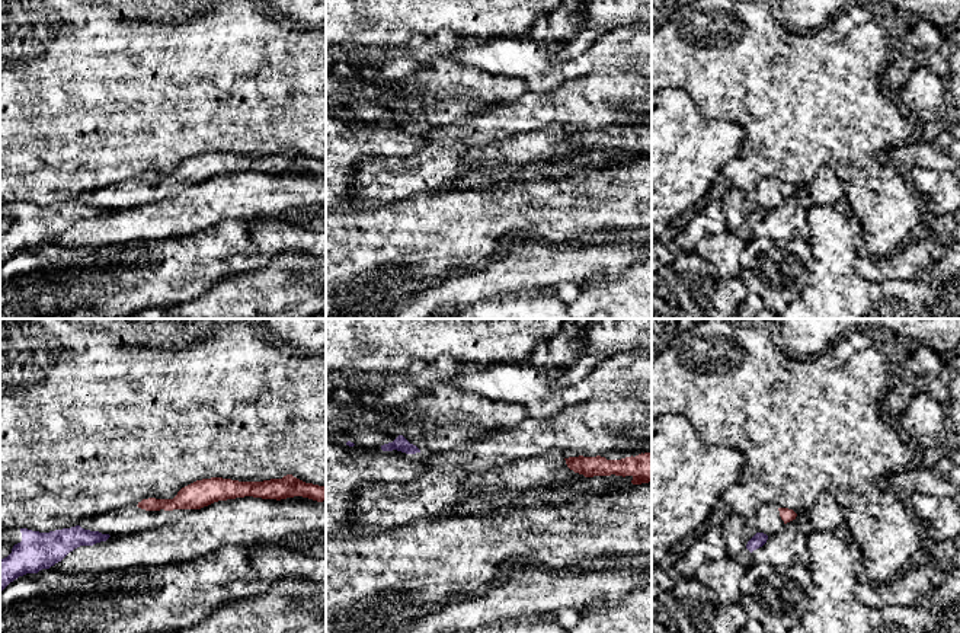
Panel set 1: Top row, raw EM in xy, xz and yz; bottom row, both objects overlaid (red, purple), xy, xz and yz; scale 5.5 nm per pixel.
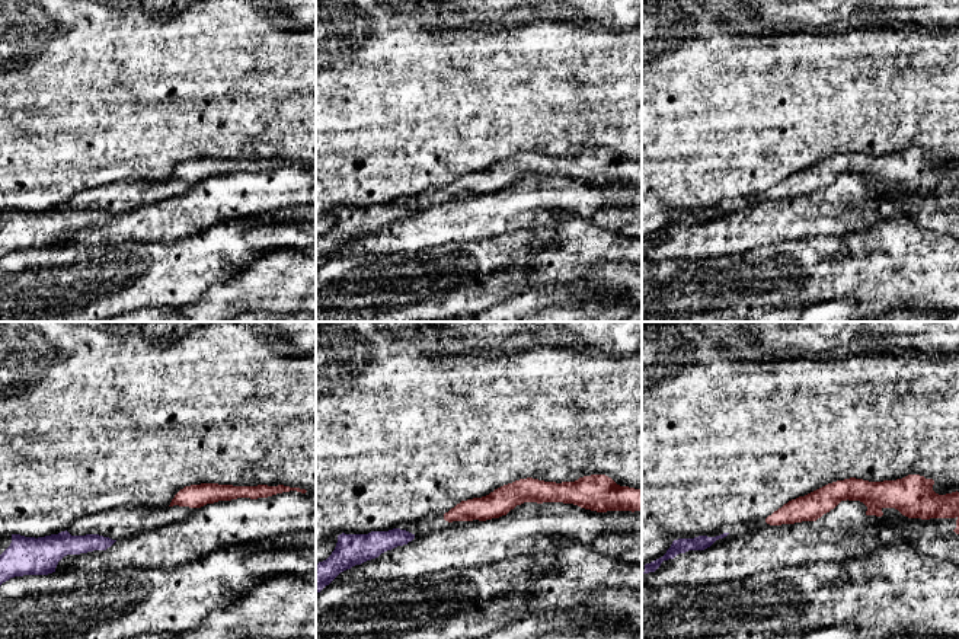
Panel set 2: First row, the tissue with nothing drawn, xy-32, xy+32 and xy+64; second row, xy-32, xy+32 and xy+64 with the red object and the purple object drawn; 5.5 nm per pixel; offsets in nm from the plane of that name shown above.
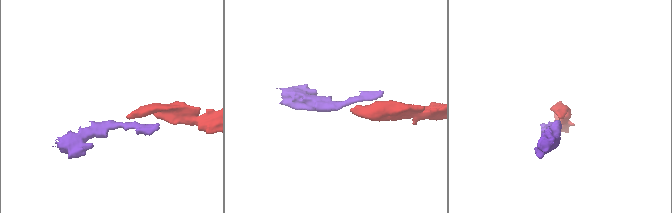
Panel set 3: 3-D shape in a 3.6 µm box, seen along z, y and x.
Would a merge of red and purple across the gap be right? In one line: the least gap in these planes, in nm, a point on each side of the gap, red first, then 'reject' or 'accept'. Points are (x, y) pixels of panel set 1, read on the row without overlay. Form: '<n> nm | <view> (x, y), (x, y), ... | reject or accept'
120 nm | yz (784, 197), (767, 210) | reject

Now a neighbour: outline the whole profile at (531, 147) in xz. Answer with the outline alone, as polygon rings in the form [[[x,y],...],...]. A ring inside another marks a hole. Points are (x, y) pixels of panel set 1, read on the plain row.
[[[541,130],[505,135],[486,147],[474,147],[465,156],[465,164],[470,172],[487,175],[506,166],[573,159],[582,153],[586,151],[570,144],[564,132]]]

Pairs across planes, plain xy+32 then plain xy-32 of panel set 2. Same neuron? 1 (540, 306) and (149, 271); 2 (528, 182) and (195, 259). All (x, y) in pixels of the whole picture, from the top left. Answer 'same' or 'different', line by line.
1: different
2: different

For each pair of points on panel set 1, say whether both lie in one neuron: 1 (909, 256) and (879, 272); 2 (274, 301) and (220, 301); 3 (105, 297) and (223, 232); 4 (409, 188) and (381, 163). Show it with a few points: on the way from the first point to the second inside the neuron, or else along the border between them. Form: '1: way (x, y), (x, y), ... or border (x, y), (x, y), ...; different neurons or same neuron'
1: way (902, 264), (886, 268); same neuron
2: way (261, 301), (233, 301); same neuron
3: way (134, 277), (184, 269), (194, 261); same neuron
4: way (402, 181), (389, 170); same neuron

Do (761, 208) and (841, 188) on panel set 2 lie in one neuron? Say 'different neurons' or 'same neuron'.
same neuron

